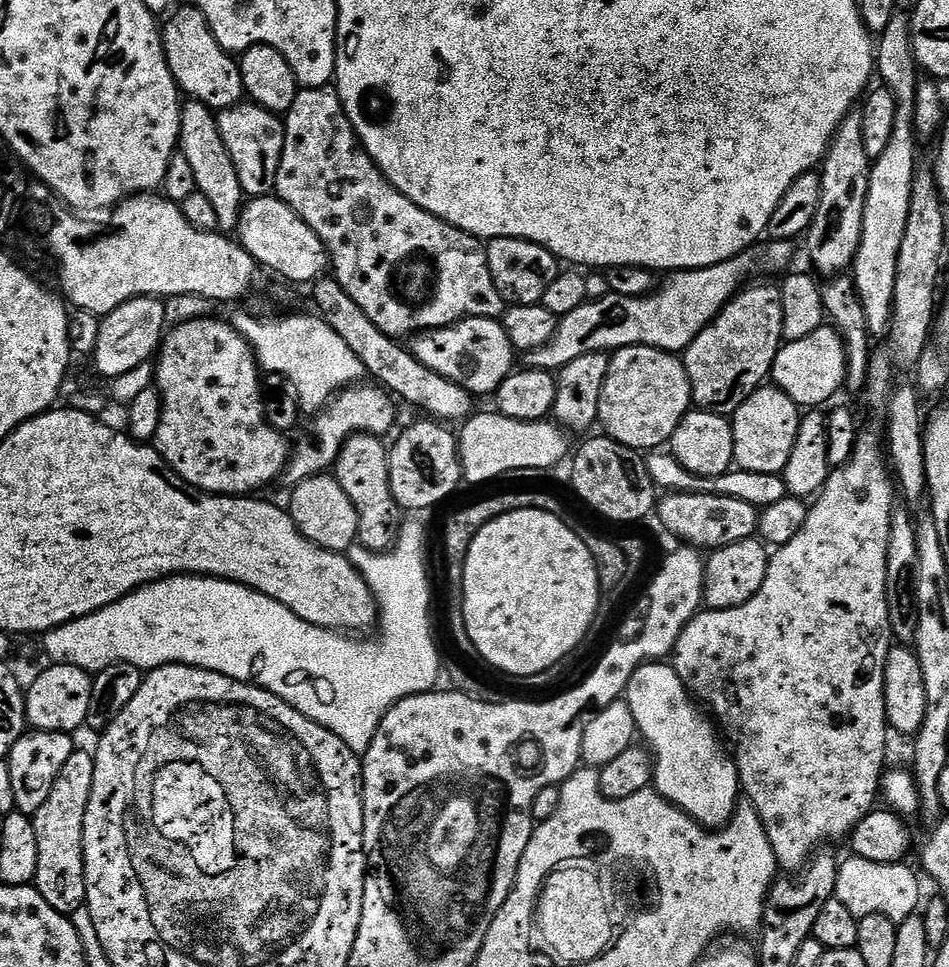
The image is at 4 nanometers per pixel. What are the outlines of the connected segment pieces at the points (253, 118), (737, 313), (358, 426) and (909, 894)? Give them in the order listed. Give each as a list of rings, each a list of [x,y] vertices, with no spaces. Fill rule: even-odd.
[[[241,102],[234,108],[223,109],[216,125],[226,142],[226,150],[238,170],[238,182],[242,182],[245,197],[269,195],[276,187],[278,166],[284,149],[284,121],[277,113],[268,112],[251,102]]]
[[[756,282],[733,296],[723,308],[694,338],[694,342],[682,353],[682,363],[692,387],[692,402],[699,411],[713,412],[731,417],[733,412],[750,398],[769,379],[772,364],[782,347],[782,302],[780,290],[775,283]]]
[[[353,386],[344,389],[335,398],[328,401],[324,411],[315,417],[316,425],[312,428],[312,440],[295,445],[286,469],[286,480],[295,486],[311,476],[327,473],[333,467],[342,450],[342,446],[358,432],[368,436],[387,437],[387,432],[396,424],[397,401],[383,387],[364,388]]]
[[[855,854],[849,857],[849,860],[838,868],[838,898],[842,906],[850,909],[850,914],[858,918],[885,916],[897,922],[917,915],[922,904],[920,880],[907,868],[907,863],[870,862]]]

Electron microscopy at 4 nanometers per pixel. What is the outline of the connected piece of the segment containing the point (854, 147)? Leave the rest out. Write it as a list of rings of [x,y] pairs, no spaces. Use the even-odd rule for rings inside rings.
[[[853,110],[832,135],[832,143],[823,158],[819,169],[822,198],[818,202],[818,214],[814,214],[814,222],[806,233],[808,256],[821,277],[839,277],[856,263],[858,246],[862,242],[862,218],[866,210],[866,194],[870,190],[872,166],[866,146],[862,146],[862,111]]]

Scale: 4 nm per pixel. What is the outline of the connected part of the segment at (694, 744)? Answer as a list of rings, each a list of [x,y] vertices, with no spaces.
[[[668,662],[643,664],[630,678],[626,699],[634,714],[637,733],[642,737],[642,740],[644,736],[643,743],[647,745],[654,757],[655,791],[704,828],[719,830],[725,827],[732,819],[732,815],[735,814],[736,805],[742,796],[740,775],[736,772],[736,762],[729,753],[728,756],[724,753],[724,748],[720,745],[721,737],[718,735],[713,721],[707,715],[704,717],[699,712],[701,709],[694,703],[688,689],[678,678],[676,669]]]

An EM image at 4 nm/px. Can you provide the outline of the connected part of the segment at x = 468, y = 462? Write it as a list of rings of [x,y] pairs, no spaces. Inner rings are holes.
[[[480,410],[464,420],[462,427],[458,432],[460,470],[467,483],[484,484],[507,472],[524,472],[527,468],[552,468],[570,456],[569,433],[552,422],[511,420],[492,410]]]

